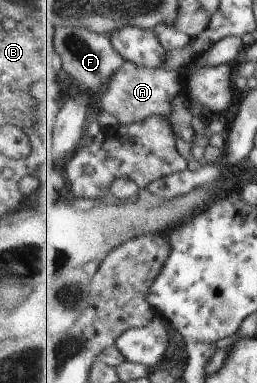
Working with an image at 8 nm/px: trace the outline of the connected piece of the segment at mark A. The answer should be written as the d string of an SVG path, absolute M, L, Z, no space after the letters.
M126 61L112 73L103 91L98 94L98 102L102 110L112 114L120 124L143 121L150 115L164 115L169 119L172 112L172 96L184 92L181 75L176 71L143 67L135 62Z

